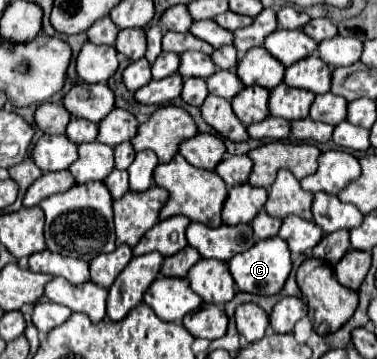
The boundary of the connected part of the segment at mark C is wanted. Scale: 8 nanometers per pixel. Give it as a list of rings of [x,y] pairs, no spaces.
[[[279,236],[259,240],[251,250],[235,254],[235,258],[231,258],[229,262],[229,270],[239,290],[261,294],[261,296],[277,294],[291,272],[291,254],[289,254],[287,242],[283,242]]]

